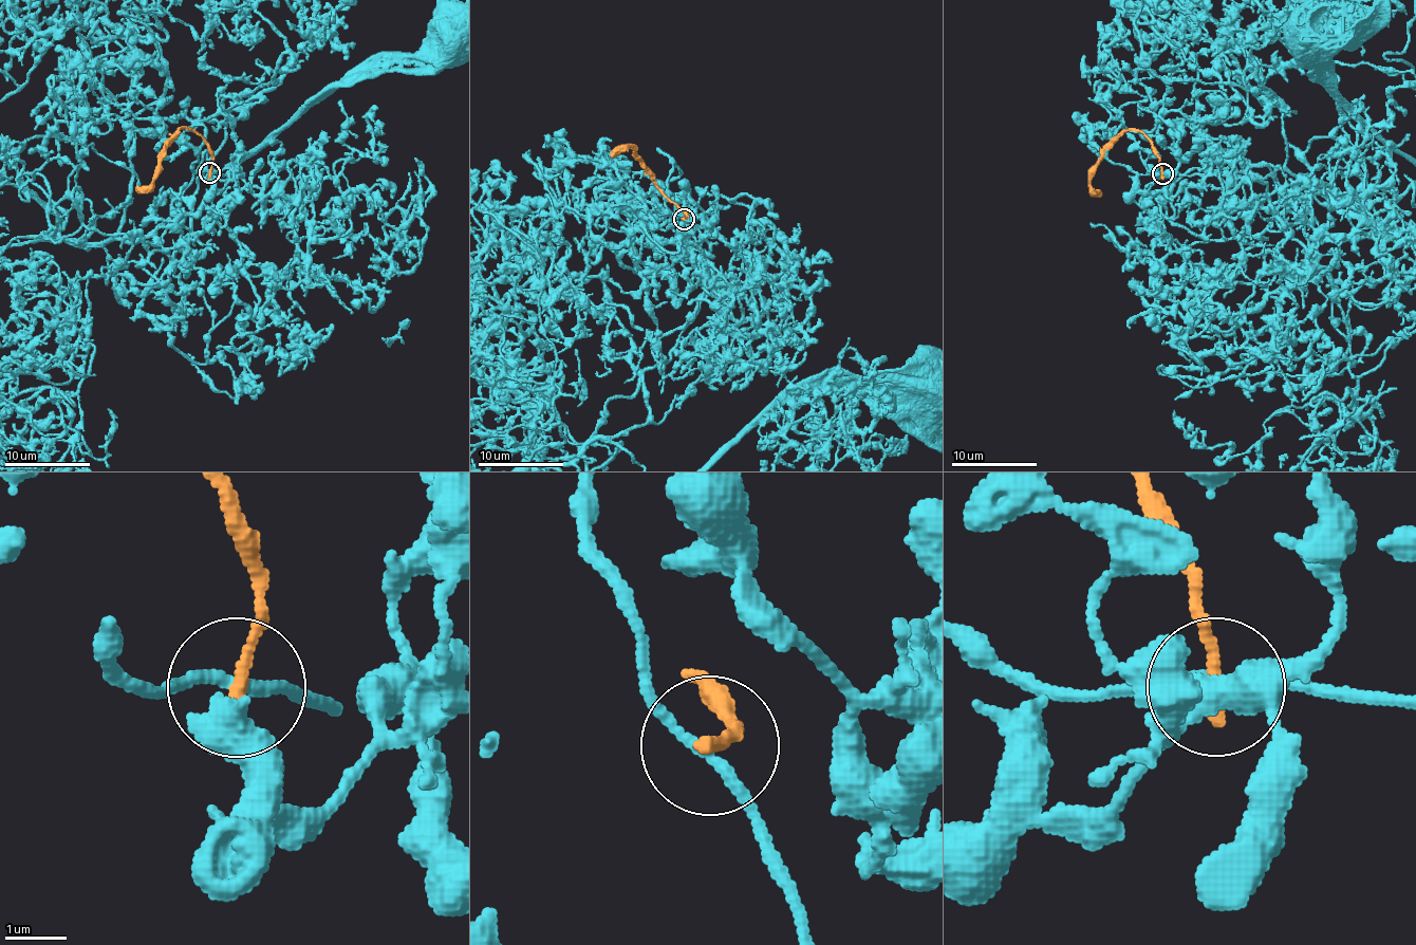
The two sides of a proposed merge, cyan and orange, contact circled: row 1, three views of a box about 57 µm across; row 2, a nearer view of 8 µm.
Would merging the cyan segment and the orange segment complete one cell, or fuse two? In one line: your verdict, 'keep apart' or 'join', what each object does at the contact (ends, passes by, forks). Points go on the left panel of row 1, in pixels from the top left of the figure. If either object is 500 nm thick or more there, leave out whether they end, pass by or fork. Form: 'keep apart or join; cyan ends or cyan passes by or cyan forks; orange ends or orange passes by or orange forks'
keep apart; cyan passes by; orange ends

